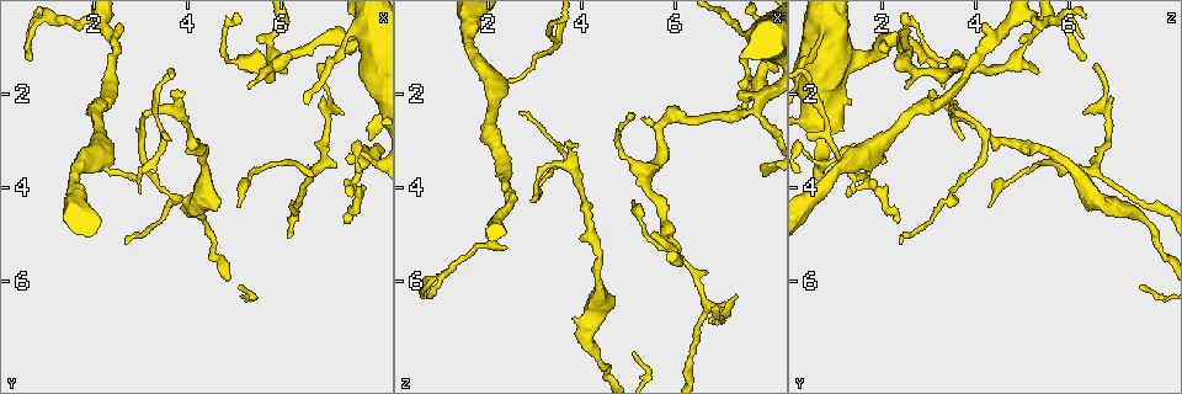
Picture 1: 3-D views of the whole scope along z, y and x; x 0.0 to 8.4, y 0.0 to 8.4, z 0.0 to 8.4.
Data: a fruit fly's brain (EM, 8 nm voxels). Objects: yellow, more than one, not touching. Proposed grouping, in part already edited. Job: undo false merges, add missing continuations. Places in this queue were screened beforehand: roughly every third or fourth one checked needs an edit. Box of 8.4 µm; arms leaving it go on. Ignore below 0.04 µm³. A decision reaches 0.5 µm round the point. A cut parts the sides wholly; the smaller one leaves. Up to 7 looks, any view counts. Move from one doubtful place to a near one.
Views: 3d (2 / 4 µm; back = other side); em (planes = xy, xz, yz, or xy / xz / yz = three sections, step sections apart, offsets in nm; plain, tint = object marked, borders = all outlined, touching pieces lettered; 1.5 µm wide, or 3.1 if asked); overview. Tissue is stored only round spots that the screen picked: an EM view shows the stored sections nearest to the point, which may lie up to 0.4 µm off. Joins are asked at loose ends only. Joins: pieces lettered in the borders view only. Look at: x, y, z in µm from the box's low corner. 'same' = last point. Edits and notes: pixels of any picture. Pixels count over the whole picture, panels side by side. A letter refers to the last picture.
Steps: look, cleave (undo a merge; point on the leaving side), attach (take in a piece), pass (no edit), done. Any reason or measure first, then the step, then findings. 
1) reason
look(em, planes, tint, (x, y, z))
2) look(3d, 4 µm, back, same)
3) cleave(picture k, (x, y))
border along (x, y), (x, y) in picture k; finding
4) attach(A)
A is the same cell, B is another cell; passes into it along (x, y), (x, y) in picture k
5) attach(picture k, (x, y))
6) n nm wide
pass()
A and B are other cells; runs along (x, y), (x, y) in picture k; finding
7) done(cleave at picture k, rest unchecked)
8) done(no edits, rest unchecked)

three arms meet
look(3d, 2 µm, (7.75, 0.80, 2.35))

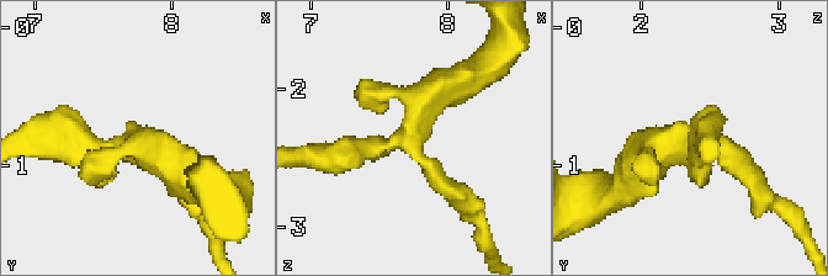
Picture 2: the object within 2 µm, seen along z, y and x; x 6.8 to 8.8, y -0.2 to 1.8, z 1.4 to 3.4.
shape alone is not enough
look(em, planes, tint, (7.70, 0.84, 2.32))

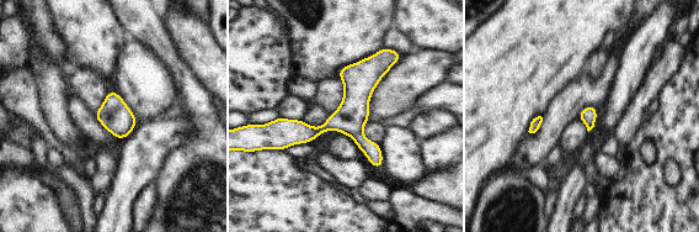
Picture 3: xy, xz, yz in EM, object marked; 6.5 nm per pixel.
see the neighbours
look(em, planes, borders, same)

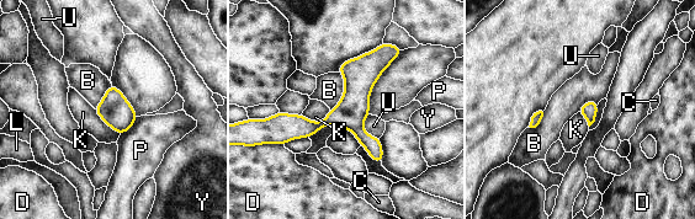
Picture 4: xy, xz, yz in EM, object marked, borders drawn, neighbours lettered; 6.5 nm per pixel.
pass()
B, C, D, K, L, P, U and Y are other cells; runs along (394, 54), (324, 123), (274, 123) in picture 4; continuous, no second cell

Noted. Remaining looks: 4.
tapers out
look(3d, 4 µm, (7.35, 4.80, 2.35))

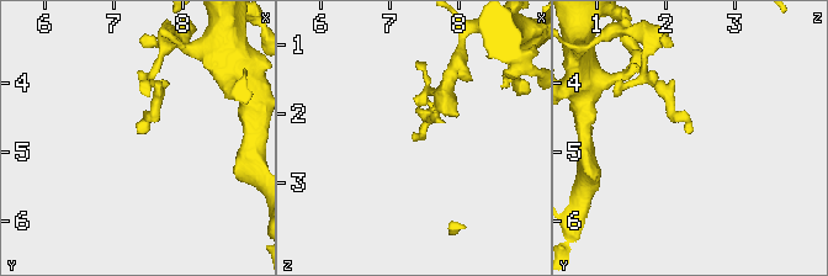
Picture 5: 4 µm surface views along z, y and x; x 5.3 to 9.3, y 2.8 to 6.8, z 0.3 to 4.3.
look(em, planes, borders, (7.30, 4.75, 2.30))

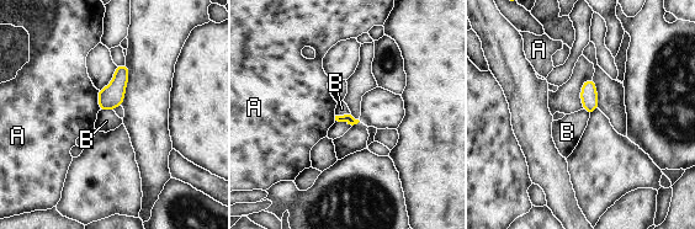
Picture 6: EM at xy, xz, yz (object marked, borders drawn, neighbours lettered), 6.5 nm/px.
pass()
A and B are other cells; border along (97, 90), (96, 99), (100, 110) in picture 6; no lettered piece goes on from it

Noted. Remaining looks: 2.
done(no edits, rest unchecked)

